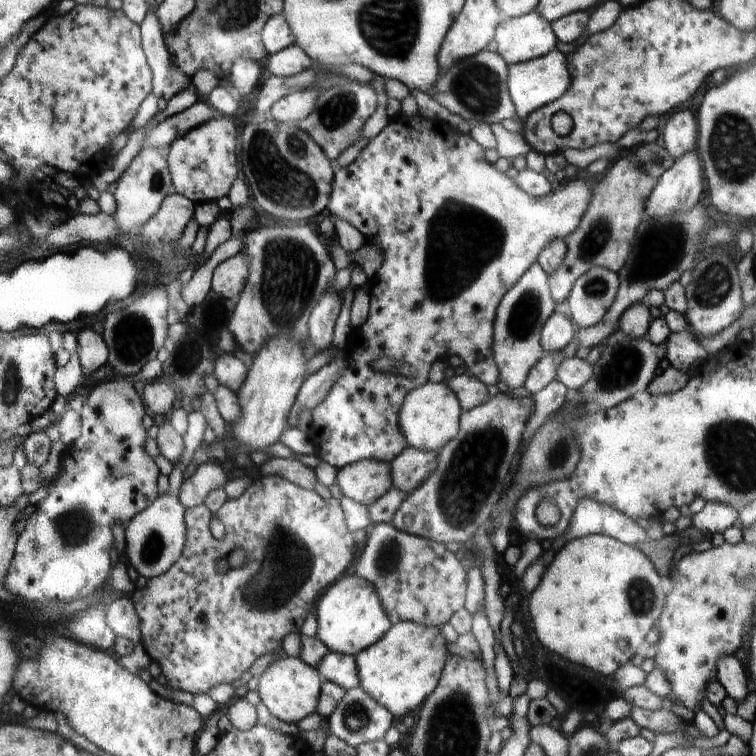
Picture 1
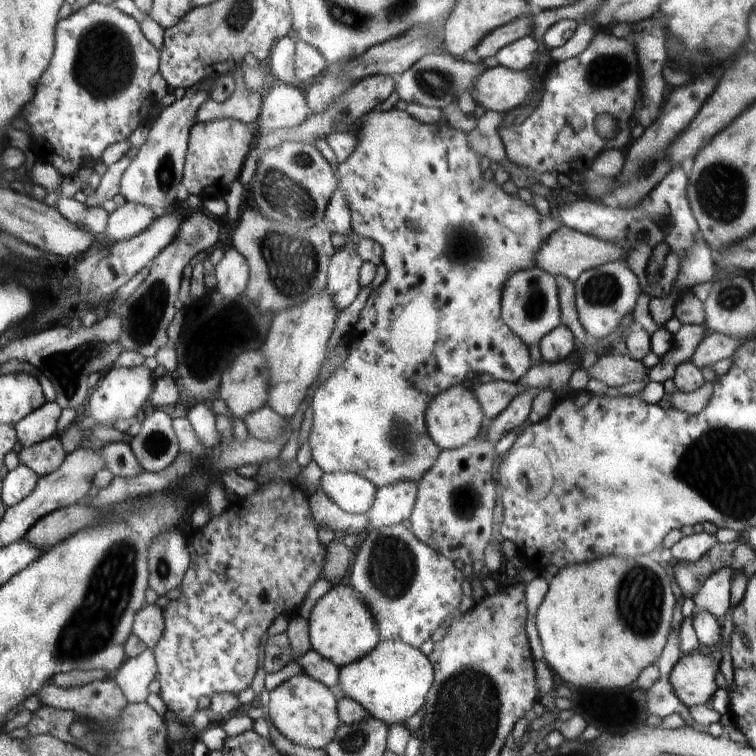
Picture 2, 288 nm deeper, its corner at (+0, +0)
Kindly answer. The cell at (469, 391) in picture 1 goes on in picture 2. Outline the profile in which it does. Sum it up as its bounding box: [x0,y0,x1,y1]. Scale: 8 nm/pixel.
[475,382,517,420]

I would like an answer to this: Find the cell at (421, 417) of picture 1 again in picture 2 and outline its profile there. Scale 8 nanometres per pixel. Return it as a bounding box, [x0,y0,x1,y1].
[427,384,485,450]

